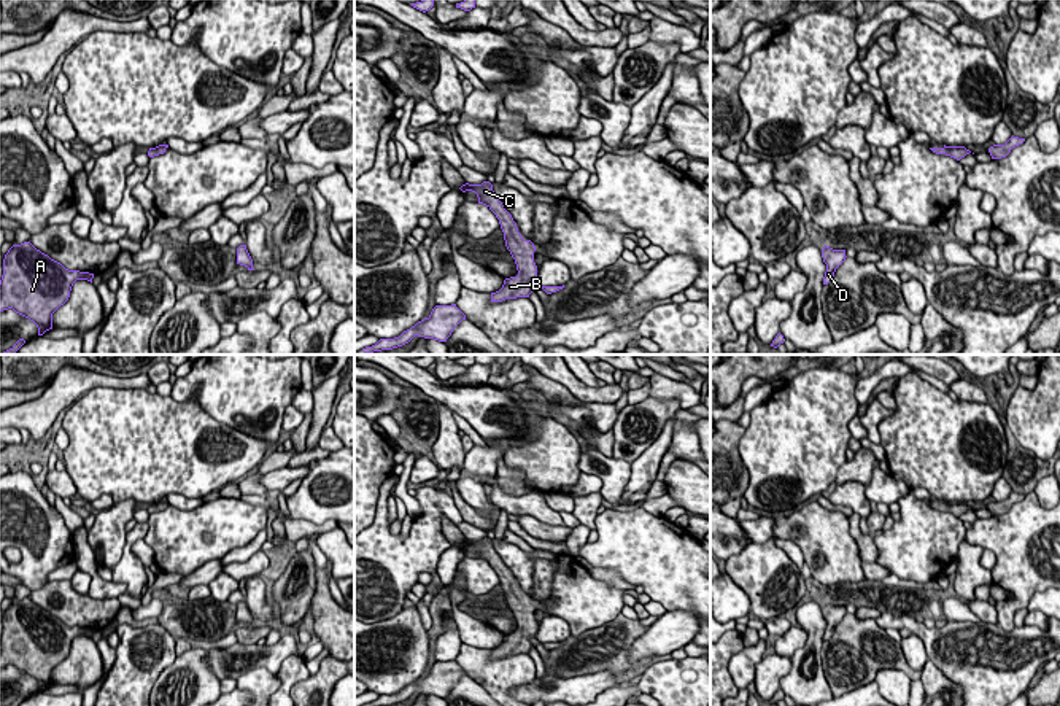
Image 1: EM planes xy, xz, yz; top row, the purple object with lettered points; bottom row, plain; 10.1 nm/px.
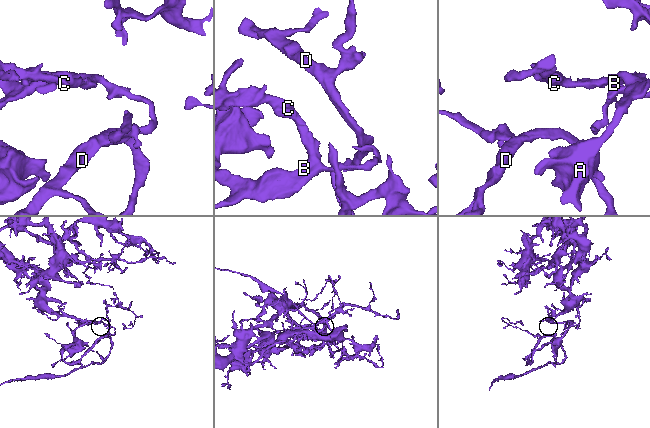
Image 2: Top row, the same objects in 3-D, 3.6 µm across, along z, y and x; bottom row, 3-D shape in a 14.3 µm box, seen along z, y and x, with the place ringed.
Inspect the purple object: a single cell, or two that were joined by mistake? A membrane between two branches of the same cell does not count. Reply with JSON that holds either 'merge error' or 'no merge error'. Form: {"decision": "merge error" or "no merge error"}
{"decision": "no merge error"}

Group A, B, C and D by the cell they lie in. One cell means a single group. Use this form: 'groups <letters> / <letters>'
groups A B C D

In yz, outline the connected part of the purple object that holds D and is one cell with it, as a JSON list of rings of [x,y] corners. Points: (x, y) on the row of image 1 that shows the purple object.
[[[823,246],[822,250],[822,258],[823,258],[823,262],[826,264],[826,272],[825,272],[825,277],[823,277],[823,285],[828,285],[833,277],[834,277],[834,272],[836,269],[845,261],[845,250],[833,250],[830,246]]]

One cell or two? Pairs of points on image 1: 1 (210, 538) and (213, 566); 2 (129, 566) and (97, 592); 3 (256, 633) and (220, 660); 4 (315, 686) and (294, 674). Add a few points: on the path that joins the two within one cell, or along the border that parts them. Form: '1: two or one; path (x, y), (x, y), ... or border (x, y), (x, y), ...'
1: two; border (220, 558), (205, 562), (183, 577)
2: two; border (112, 579), (124, 584), (127, 590)
3: two; border (237, 641), (255, 644)
4: two; border (310, 676), (297, 681), (290, 689)

